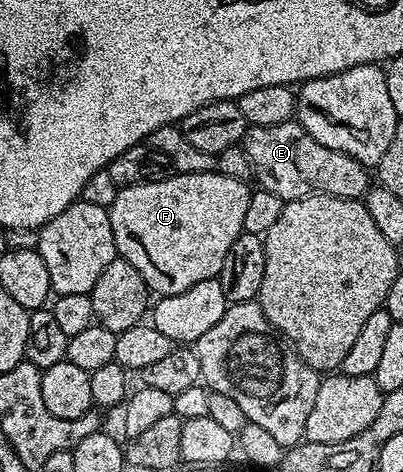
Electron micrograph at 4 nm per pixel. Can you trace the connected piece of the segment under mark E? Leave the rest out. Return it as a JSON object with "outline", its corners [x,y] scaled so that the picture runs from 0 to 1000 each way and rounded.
{"outline":[[[717,256],[700,265],[618,267],[600,309],[610,333],[620,333],[633,386],[645,386],[638,390],[653,403],[680,409],[692,422],[712,426],[762,413],[826,413],[901,424],[913,411],[916,356],[859,324],[839,324],[839,316],[789,307],[747,261]]]}

